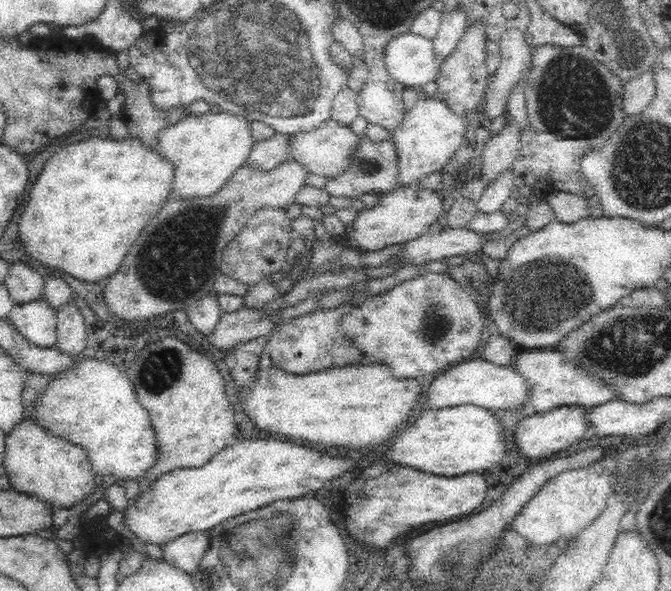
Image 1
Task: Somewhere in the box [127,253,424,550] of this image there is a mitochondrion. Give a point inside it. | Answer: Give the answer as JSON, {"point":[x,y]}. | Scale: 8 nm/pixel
{"point":[160,372]}

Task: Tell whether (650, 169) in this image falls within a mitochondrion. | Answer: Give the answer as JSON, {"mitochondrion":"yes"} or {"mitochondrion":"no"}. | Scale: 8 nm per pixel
{"mitochondrion":"yes"}

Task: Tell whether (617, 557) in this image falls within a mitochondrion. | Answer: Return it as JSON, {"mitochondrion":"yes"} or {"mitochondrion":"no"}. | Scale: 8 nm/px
{"mitochondrion":"no"}

